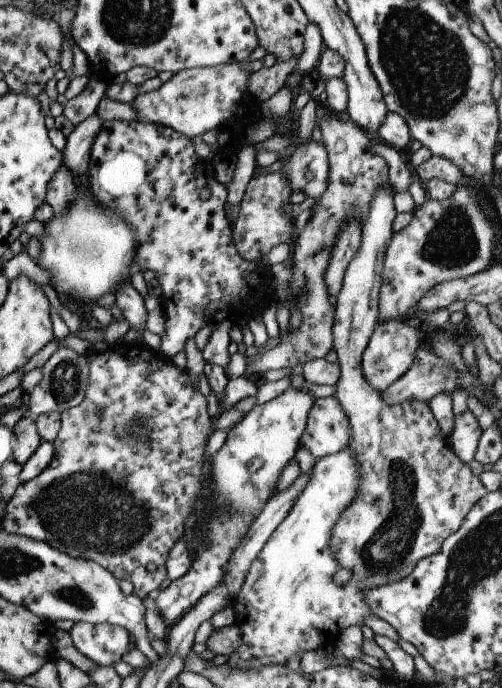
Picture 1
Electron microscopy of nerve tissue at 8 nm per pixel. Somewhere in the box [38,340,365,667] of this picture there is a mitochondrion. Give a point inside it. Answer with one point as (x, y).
(66, 380)

